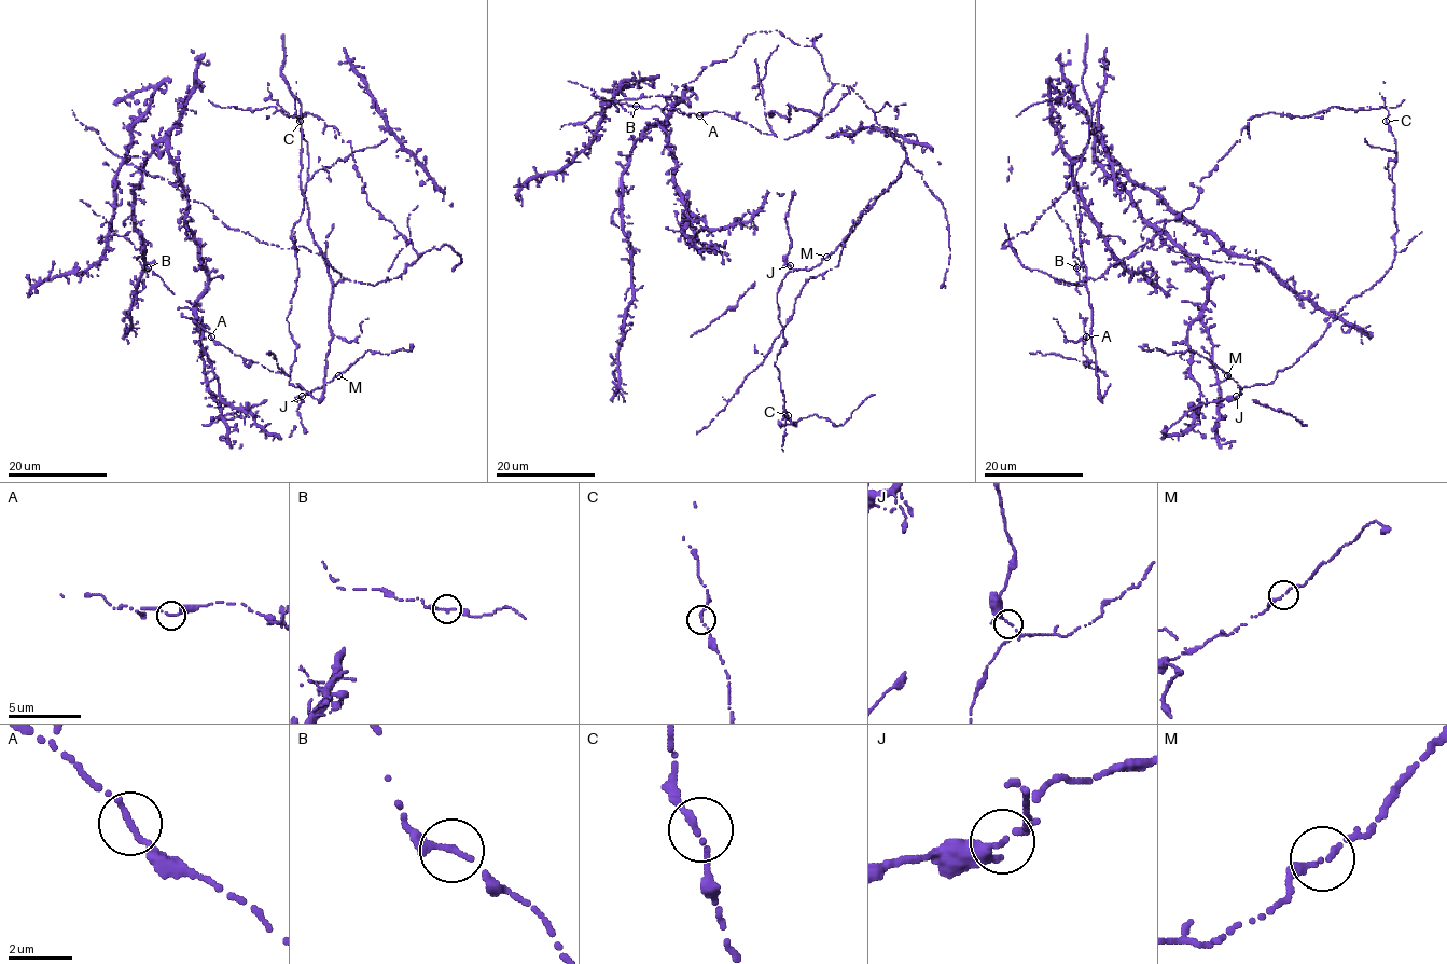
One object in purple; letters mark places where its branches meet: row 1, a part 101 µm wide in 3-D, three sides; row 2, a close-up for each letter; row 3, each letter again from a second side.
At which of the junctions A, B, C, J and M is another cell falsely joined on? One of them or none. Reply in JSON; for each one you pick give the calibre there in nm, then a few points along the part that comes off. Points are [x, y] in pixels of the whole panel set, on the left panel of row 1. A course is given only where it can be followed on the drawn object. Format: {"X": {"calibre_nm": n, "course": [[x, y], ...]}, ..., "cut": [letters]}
{"cut": []}

